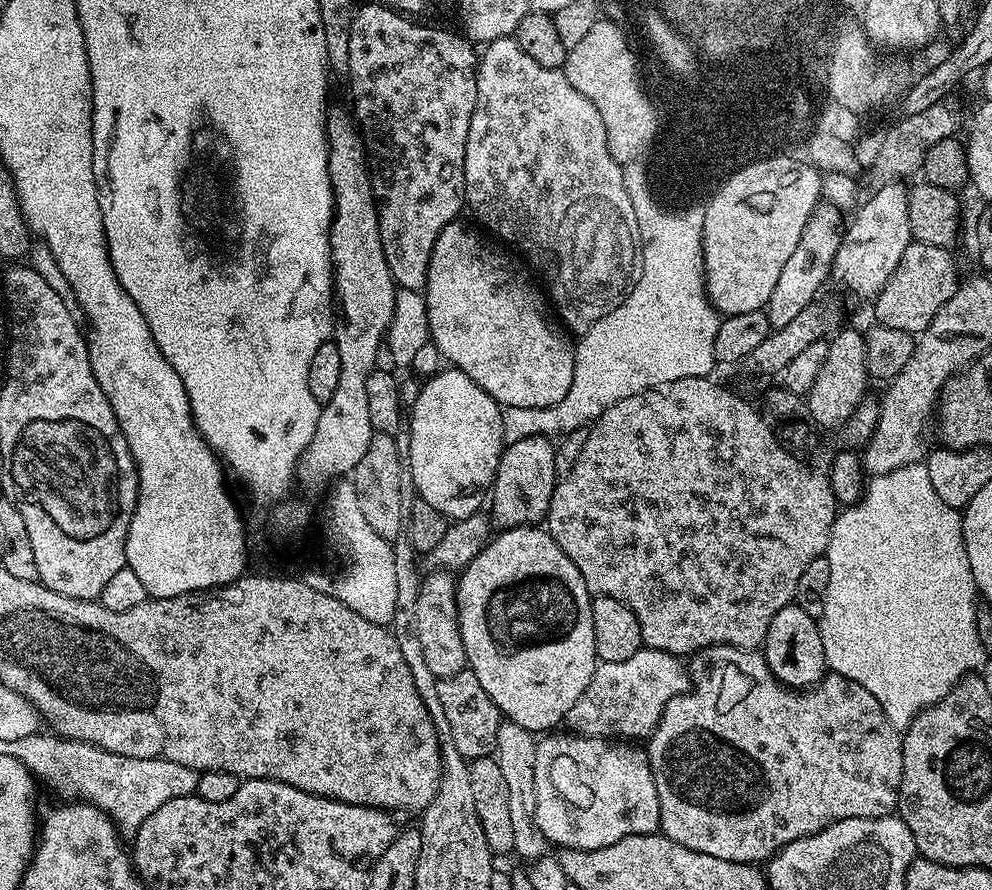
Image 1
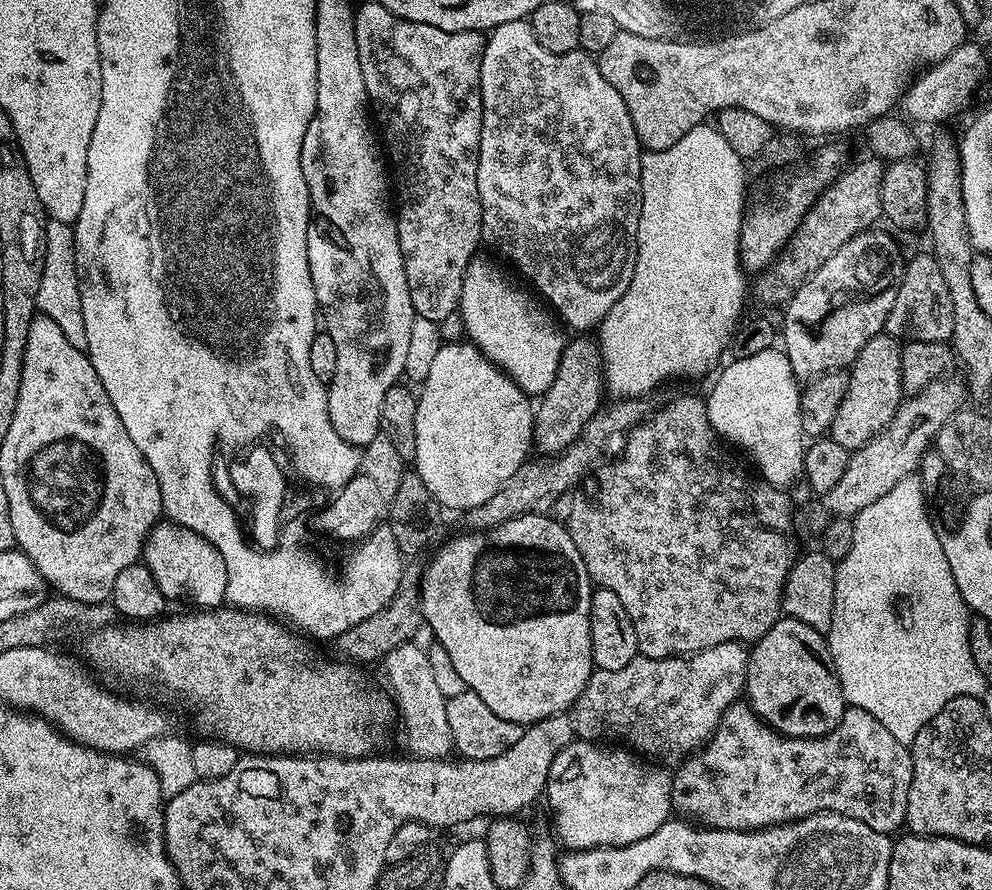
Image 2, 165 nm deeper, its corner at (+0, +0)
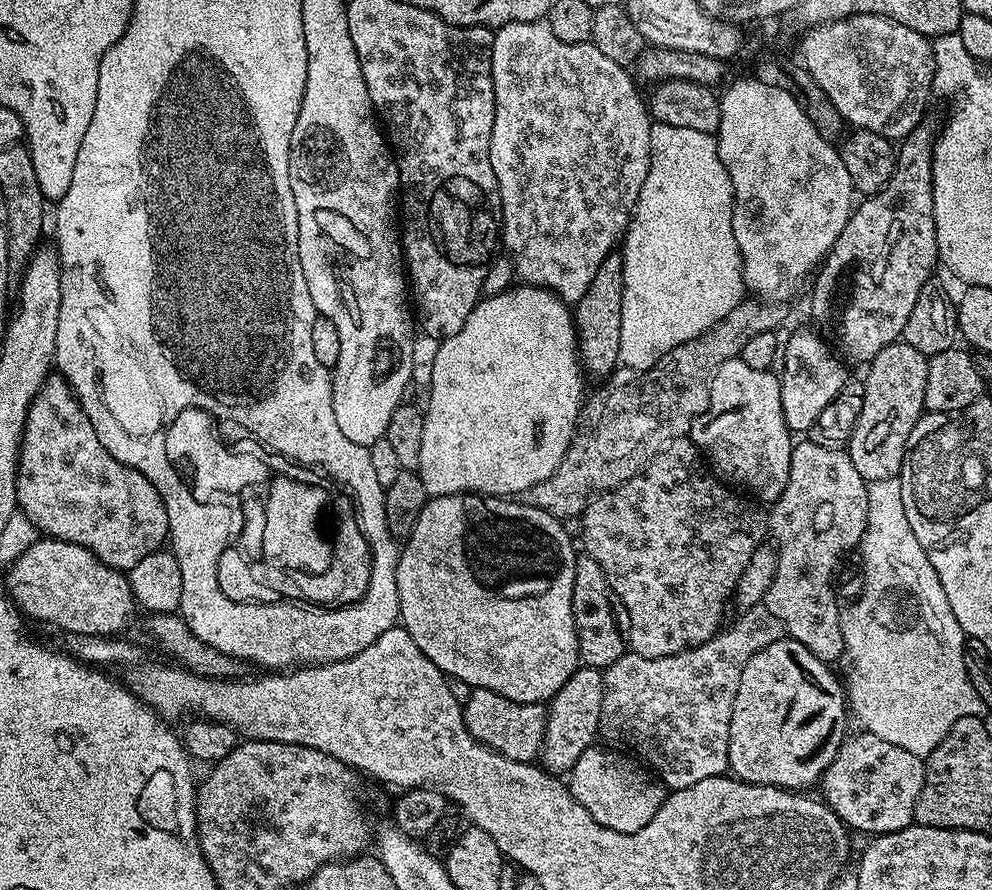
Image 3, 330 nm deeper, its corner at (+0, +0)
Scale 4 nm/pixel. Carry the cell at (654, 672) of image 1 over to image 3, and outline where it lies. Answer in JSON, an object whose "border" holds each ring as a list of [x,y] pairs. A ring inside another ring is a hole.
{"border":[[[763,602],[743,609],[739,615],[732,625],[729,623],[696,648],[687,648],[684,652],[666,658],[642,658],[637,652],[628,650],[622,658],[618,658],[618,662],[603,669],[599,735],[603,739],[605,736],[609,745],[619,746],[639,757],[655,773],[665,789],[694,786],[694,782],[702,782],[702,778],[722,776],[729,771],[730,714],[734,710],[738,682],[742,682],[742,670],[746,670],[746,662],[750,662],[758,650],[766,650],[770,642],[778,642],[786,636],[782,622],[770,614]]]}

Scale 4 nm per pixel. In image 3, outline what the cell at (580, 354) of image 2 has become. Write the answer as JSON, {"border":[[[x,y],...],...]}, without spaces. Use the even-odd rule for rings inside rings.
{"border":[[[613,250],[598,268],[598,274],[594,274],[594,282],[590,282],[586,294],[574,306],[580,363],[589,377],[607,378],[620,364],[623,289],[624,258],[619,251]]]}

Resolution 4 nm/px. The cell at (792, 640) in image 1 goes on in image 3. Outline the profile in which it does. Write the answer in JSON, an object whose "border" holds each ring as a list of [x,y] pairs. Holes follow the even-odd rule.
{"border":[[[791,638],[770,642],[770,646],[766,646],[766,650],[758,650],[758,654],[754,654],[754,658],[750,658],[750,662],[746,662],[746,670],[742,670],[742,682],[738,682],[738,694],[734,694],[734,710],[730,714],[728,767],[735,779],[746,784],[765,784],[766,786],[789,790],[808,790],[811,784],[813,787],[819,781],[830,766],[830,762],[838,754],[841,744],[844,743],[846,739],[844,723],[847,722],[848,718],[850,720],[850,708],[846,703],[845,685],[842,683],[841,677],[839,680],[832,671],[833,669],[829,665],[824,664],[818,658],[814,658],[814,654],[810,654],[810,650],[806,650],[806,646],[802,646],[802,642]]]}

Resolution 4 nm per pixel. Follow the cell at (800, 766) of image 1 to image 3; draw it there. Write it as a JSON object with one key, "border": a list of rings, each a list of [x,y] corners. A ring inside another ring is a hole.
{"border":[[[863,730],[857,733],[857,736],[849,735],[845,739],[838,754],[830,762],[824,775],[820,777],[819,795],[831,812],[853,833],[883,834],[908,827],[916,819],[914,806],[918,802],[918,794],[922,794],[925,761],[919,756],[910,754],[910,750],[902,750],[902,746],[893,746],[890,742],[878,738],[878,734],[870,734]]]}

